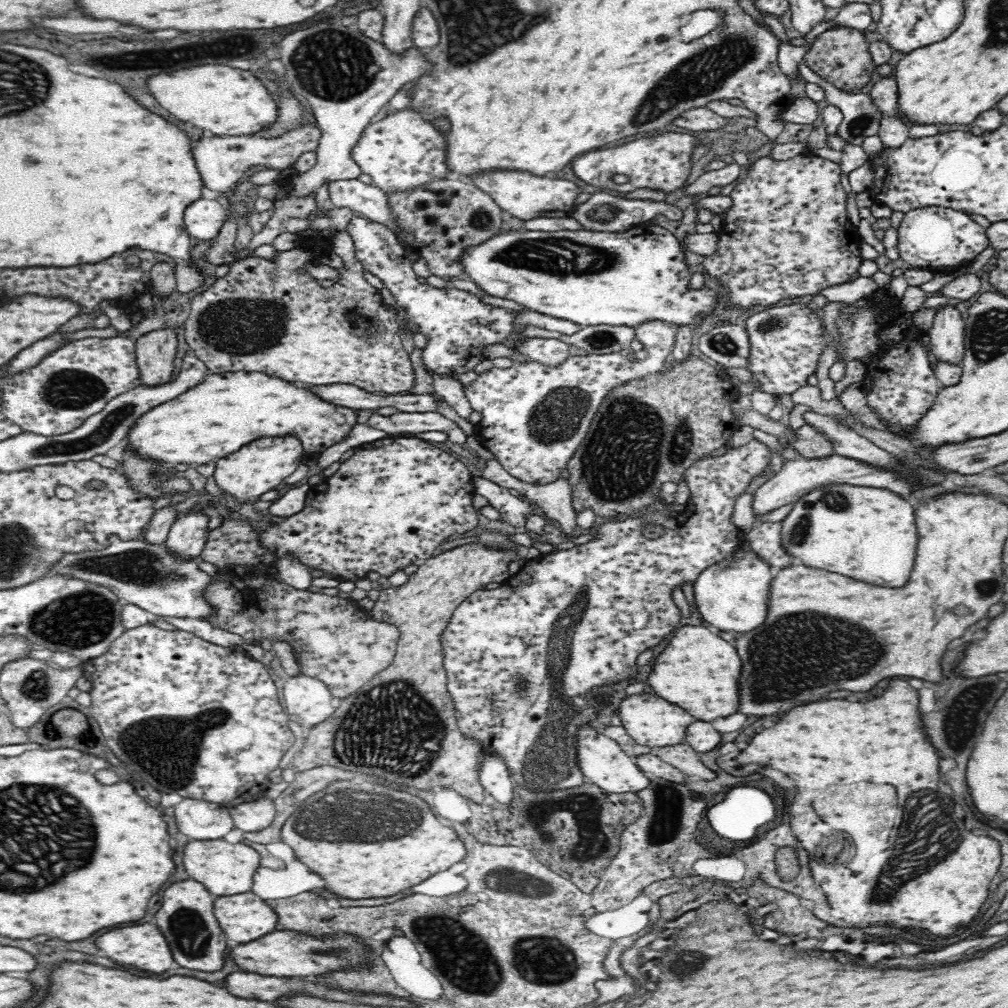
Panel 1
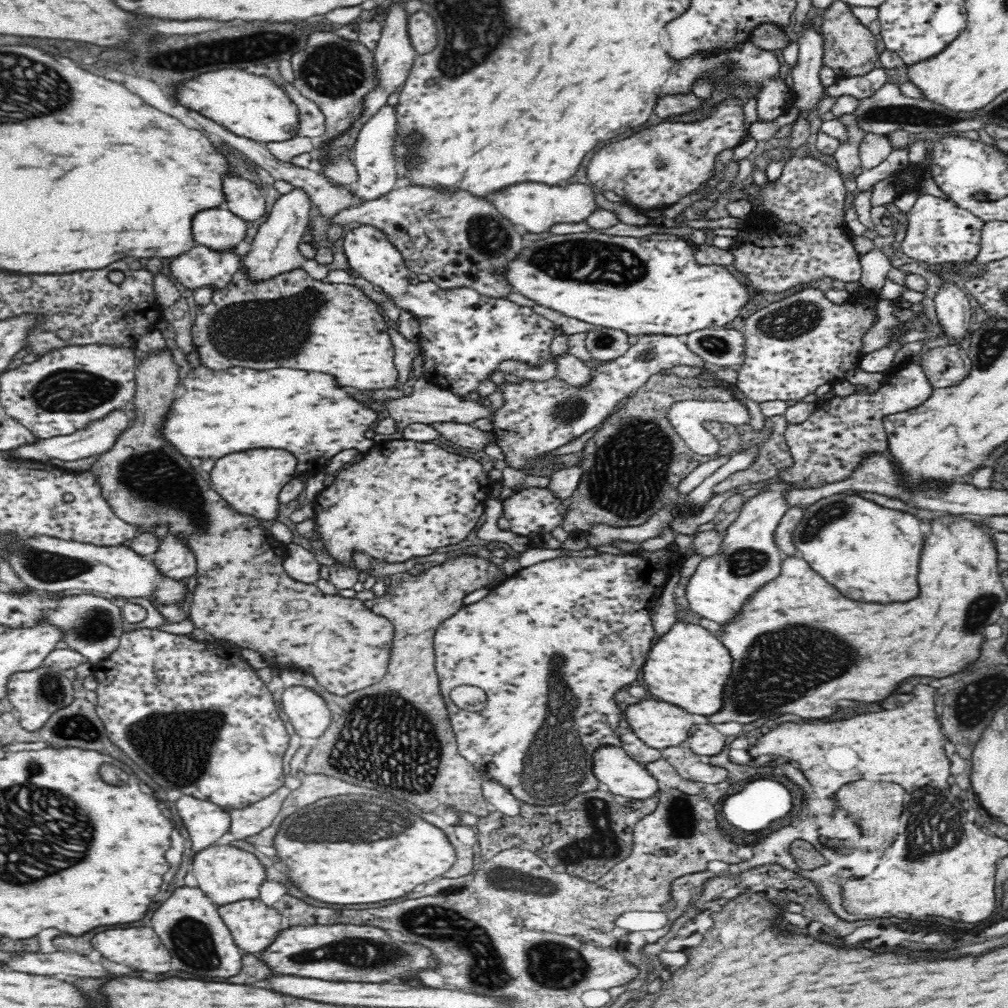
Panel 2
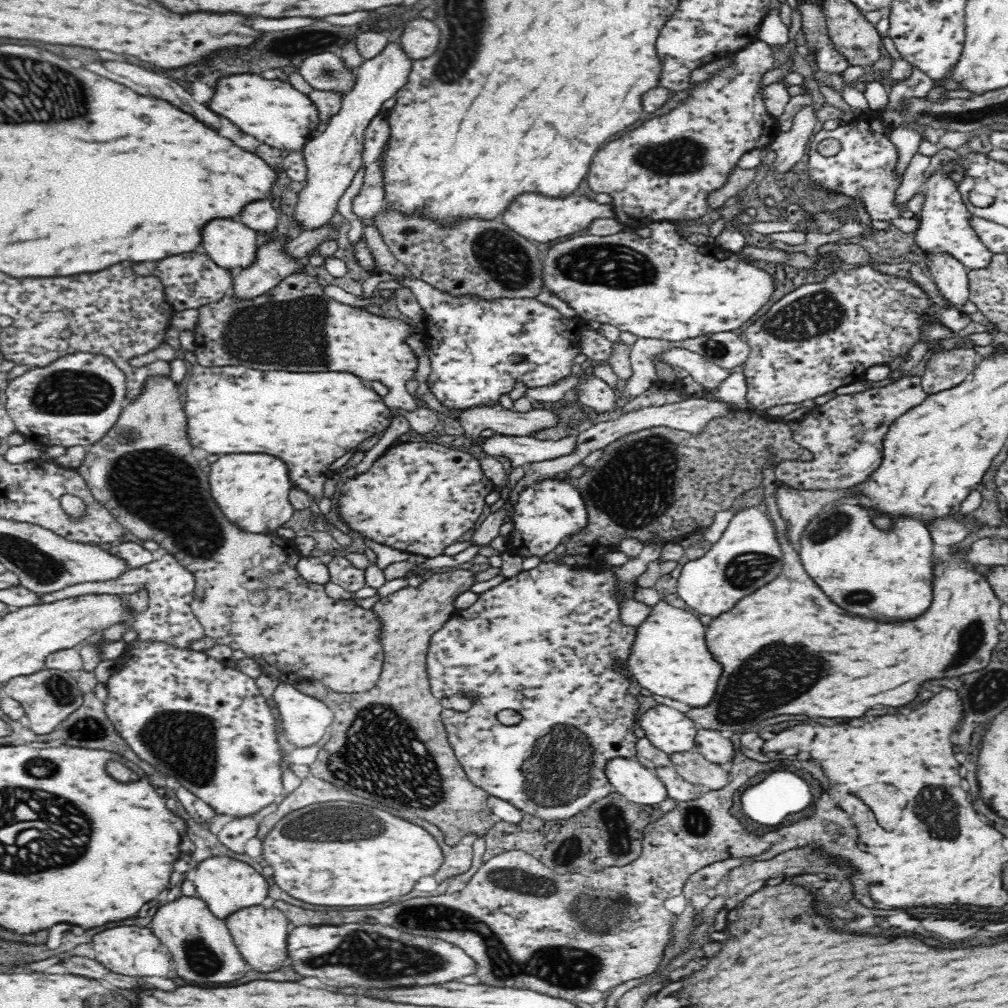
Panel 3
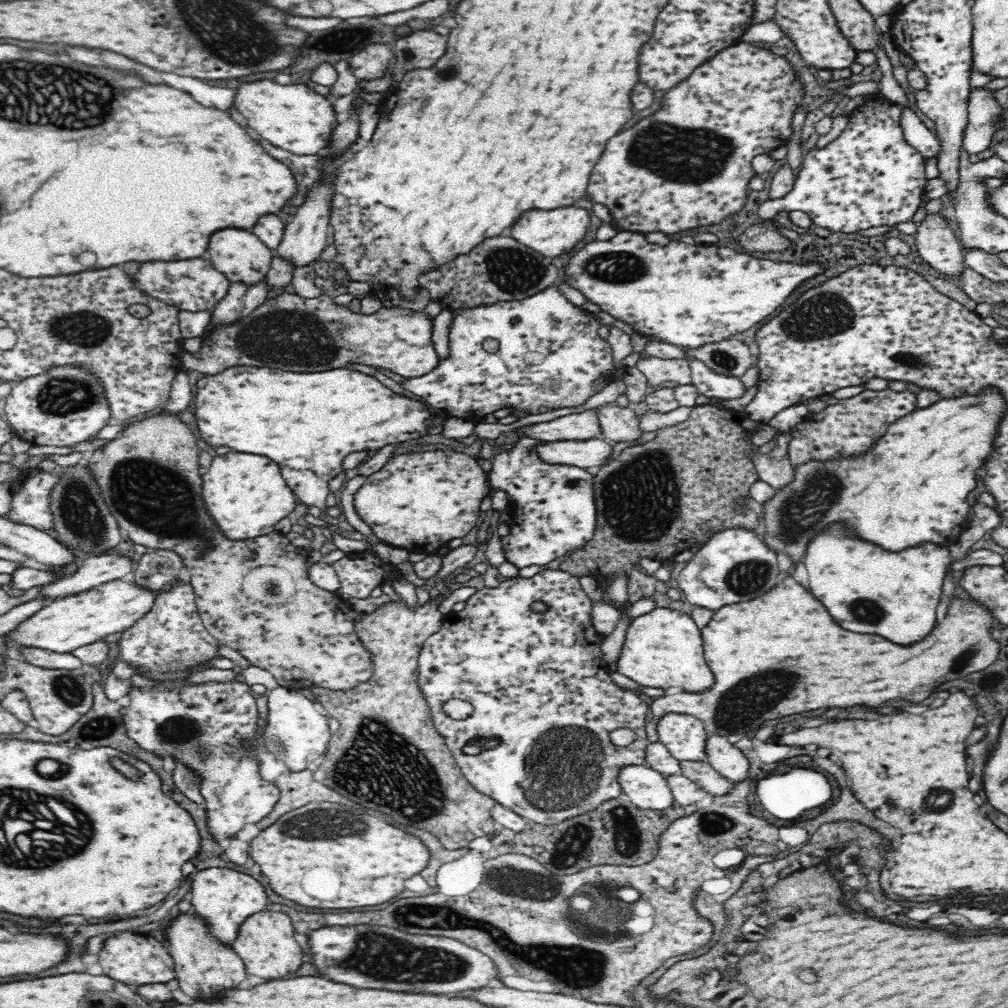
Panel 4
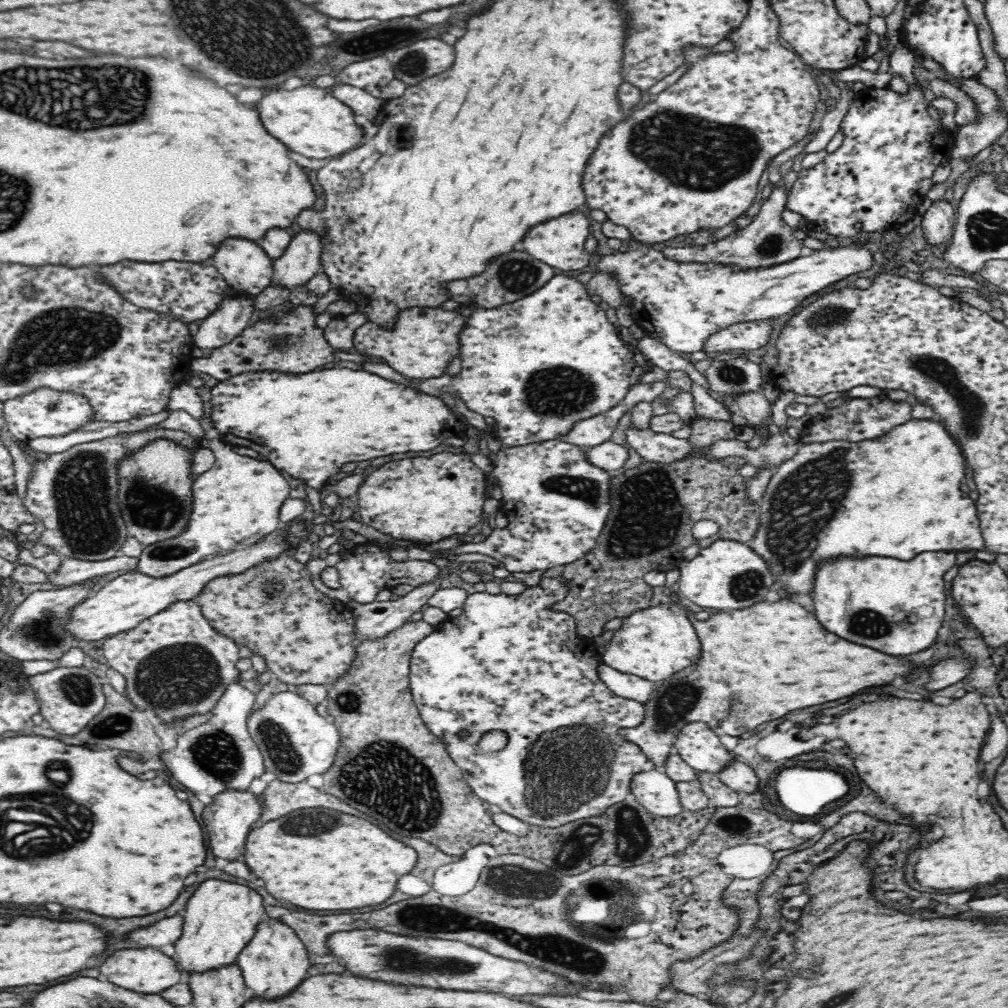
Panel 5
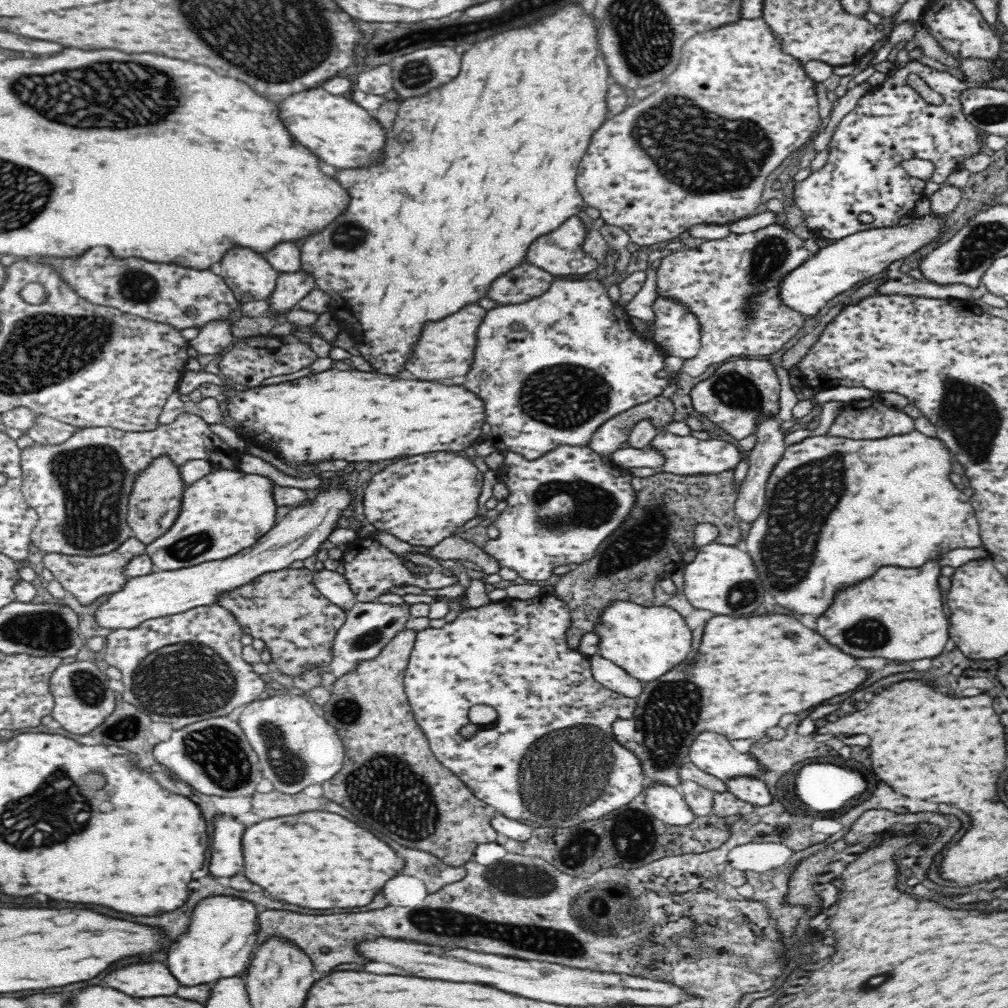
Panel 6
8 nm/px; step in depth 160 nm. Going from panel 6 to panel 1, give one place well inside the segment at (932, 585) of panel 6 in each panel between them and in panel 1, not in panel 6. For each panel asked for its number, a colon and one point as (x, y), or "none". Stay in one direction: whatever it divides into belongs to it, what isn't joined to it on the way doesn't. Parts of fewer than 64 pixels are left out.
1: (867, 533)
2: (869, 552)
3: (887, 574)
4: (866, 588)
5: (897, 606)

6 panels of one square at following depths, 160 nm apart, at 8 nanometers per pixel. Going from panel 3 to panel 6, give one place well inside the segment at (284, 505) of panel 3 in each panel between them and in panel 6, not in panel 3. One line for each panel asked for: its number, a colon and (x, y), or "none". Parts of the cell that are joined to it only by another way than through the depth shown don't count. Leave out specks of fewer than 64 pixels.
4: (247, 496)
5: (236, 503)
6: (227, 510)

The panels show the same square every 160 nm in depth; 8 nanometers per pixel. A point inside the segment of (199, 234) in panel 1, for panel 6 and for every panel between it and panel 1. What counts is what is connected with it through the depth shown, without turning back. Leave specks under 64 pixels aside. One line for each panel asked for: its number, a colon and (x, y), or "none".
2: (219, 228)
3: (230, 243)
4: (238, 253)
5: (244, 264)
6: (248, 274)

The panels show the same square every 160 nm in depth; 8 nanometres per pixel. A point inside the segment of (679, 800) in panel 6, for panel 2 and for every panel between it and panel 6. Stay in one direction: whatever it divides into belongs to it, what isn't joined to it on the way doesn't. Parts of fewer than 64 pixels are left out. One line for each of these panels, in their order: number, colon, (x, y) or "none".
2: (616, 770)
3: (636, 783)
4: (647, 788)
5: (653, 789)

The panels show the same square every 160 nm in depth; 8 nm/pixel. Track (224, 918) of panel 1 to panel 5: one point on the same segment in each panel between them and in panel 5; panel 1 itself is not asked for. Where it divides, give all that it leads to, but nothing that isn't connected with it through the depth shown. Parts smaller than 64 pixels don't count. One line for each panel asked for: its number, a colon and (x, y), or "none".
2: (253, 924)
3: (260, 933)
4: (265, 941)
5: (274, 962)

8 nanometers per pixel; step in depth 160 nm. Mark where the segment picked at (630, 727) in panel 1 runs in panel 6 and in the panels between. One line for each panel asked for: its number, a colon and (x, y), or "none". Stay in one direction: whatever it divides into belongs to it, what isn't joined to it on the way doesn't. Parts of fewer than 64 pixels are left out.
2: (658, 724)
3: (666, 728)
4: (683, 735)
5: (696, 743)
6: (711, 752)

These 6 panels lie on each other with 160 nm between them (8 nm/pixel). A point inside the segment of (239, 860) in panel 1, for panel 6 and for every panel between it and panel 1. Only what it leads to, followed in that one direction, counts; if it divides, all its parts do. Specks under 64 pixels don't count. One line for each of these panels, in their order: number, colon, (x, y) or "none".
2: (226, 873)
3: (225, 884)
4: (223, 896)
5: (221, 917)
6: (220, 938)

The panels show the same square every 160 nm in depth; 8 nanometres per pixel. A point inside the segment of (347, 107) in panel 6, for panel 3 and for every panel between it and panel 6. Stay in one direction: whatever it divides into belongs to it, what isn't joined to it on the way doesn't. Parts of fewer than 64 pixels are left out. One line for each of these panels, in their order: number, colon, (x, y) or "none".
3: (277, 114)
4: (295, 118)
5: (308, 120)

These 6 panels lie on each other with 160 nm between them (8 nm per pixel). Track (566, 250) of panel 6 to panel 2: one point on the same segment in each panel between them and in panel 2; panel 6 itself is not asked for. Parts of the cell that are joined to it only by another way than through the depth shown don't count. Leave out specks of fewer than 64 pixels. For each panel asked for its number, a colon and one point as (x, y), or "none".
2: (532, 206)
3: (540, 218)
4: (550, 232)
5: (561, 245)

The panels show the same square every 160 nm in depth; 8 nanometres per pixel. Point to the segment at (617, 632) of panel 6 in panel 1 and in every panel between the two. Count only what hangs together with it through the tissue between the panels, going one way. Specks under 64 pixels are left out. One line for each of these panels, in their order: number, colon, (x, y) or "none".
1: (699, 671)
2: (688, 667)
3: (670, 657)
4: (663, 648)
5: (654, 643)

